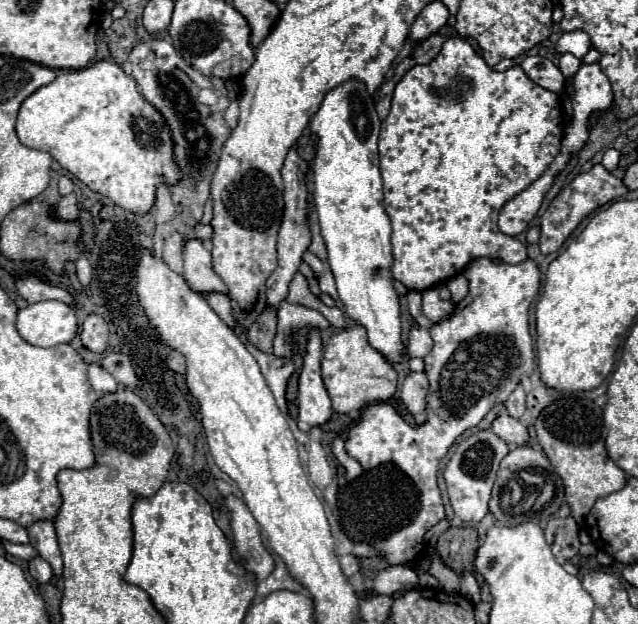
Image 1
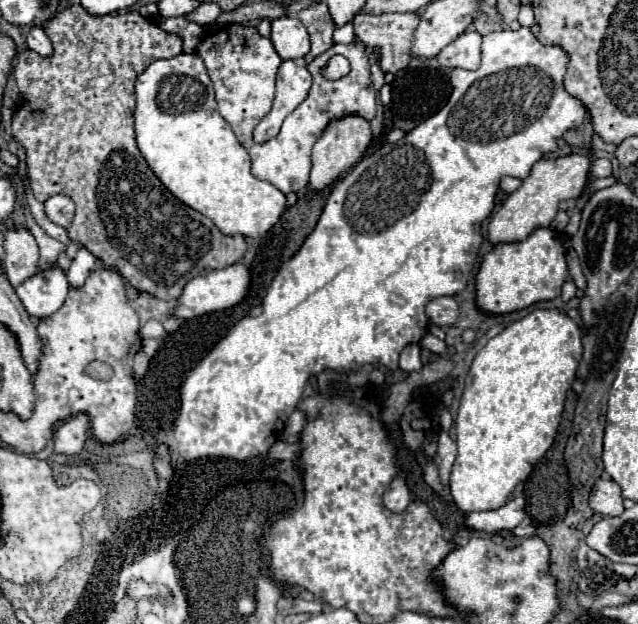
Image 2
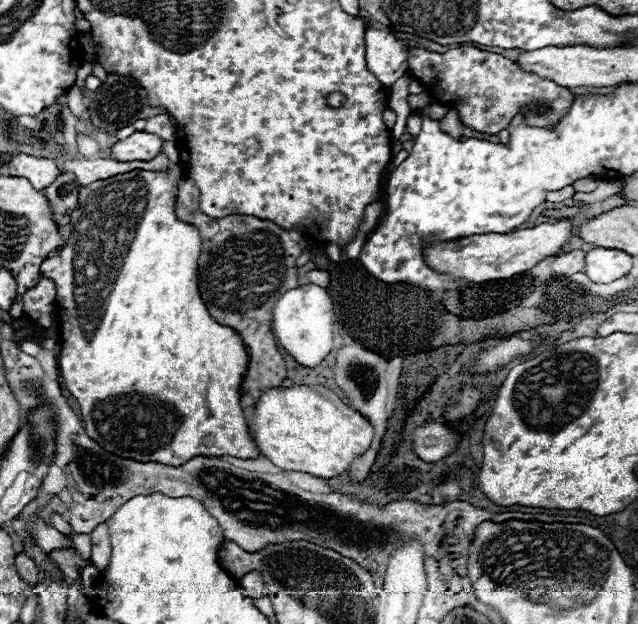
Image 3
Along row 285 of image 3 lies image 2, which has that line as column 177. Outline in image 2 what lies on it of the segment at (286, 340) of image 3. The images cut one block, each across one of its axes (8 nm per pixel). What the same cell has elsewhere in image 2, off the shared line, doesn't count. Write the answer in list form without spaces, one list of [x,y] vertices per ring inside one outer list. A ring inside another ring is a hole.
[[[230,264],[222,270],[214,270],[206,276],[198,276],[198,278],[190,280],[180,296],[180,304],[176,306],[176,310],[172,314],[188,320],[188,318],[196,318],[196,316],[204,316],[204,314],[212,314],[212,312],[220,312],[220,310],[230,310],[246,298],[248,290],[250,290],[250,266]]]

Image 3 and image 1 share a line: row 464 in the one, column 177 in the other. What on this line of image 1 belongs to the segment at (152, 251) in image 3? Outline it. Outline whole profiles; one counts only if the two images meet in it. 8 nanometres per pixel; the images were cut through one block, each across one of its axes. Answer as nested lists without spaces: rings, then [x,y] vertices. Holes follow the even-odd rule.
[[[110,60],[80,70],[58,72],[50,84],[40,86],[22,102],[16,118],[16,134],[24,146],[48,152],[64,170],[80,178],[90,190],[108,196],[114,204],[130,212],[148,212],[152,208],[158,180],[176,184],[182,178],[172,158],[174,142],[170,140],[170,130],[160,112],[136,92],[136,82]]]

